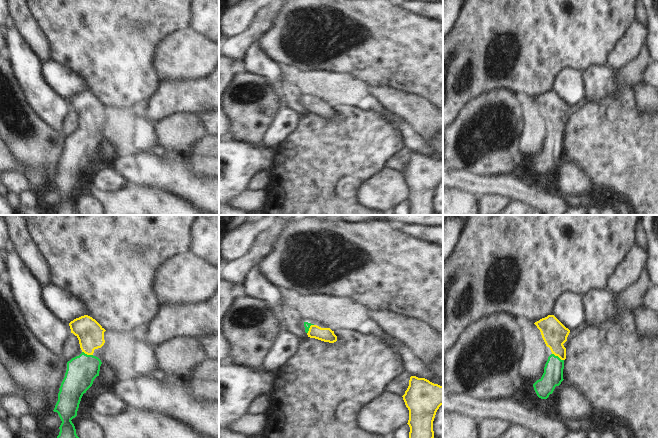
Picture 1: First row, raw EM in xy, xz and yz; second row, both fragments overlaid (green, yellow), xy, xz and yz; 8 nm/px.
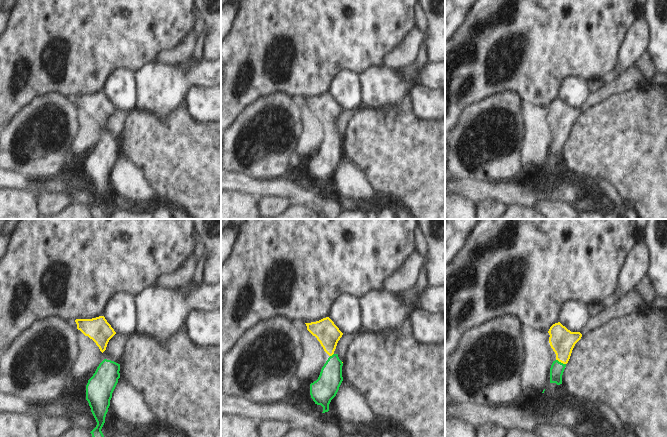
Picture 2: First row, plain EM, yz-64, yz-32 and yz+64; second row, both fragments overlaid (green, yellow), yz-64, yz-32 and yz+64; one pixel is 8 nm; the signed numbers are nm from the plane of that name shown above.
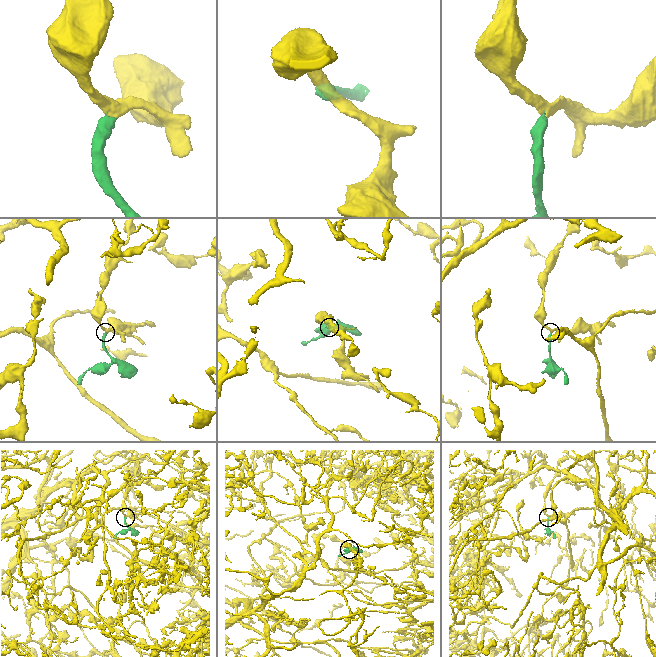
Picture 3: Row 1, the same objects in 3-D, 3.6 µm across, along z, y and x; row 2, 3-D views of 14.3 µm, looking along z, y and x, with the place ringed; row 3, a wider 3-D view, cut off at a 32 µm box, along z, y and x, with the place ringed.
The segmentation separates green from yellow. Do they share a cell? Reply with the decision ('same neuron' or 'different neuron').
same neuron

